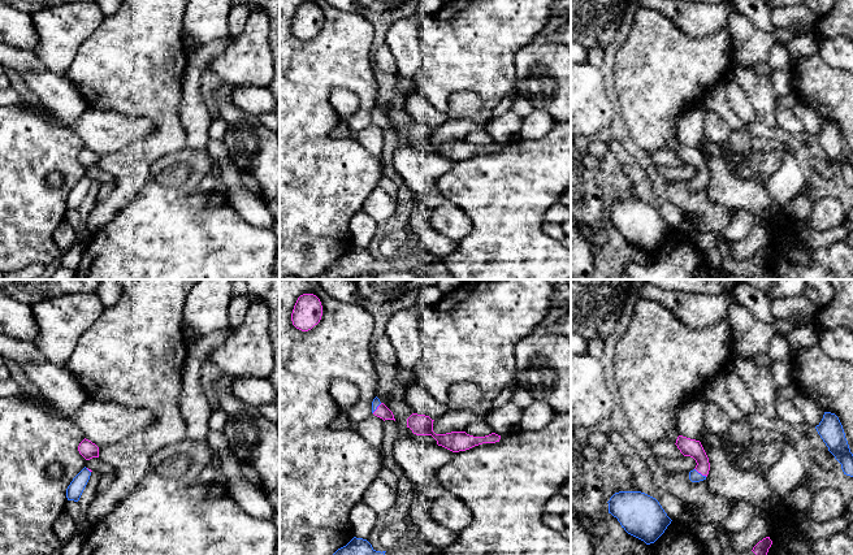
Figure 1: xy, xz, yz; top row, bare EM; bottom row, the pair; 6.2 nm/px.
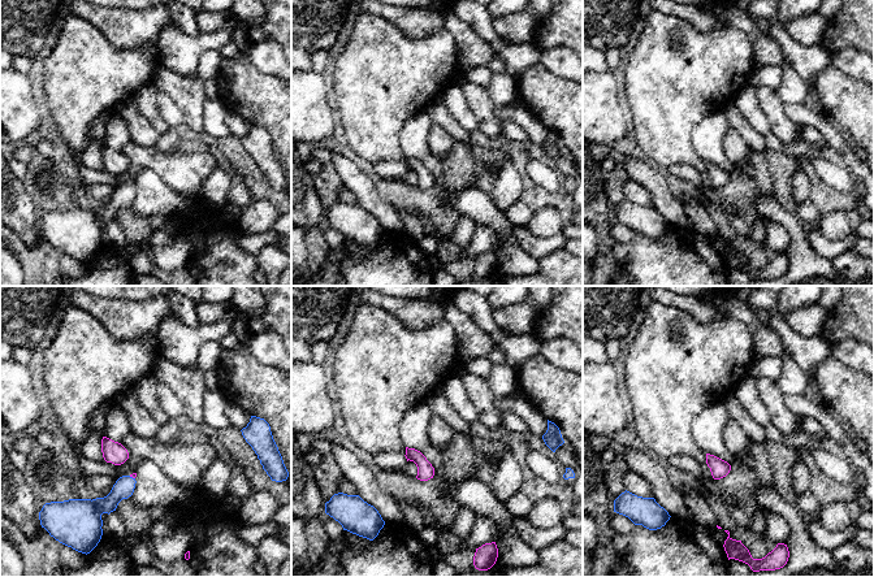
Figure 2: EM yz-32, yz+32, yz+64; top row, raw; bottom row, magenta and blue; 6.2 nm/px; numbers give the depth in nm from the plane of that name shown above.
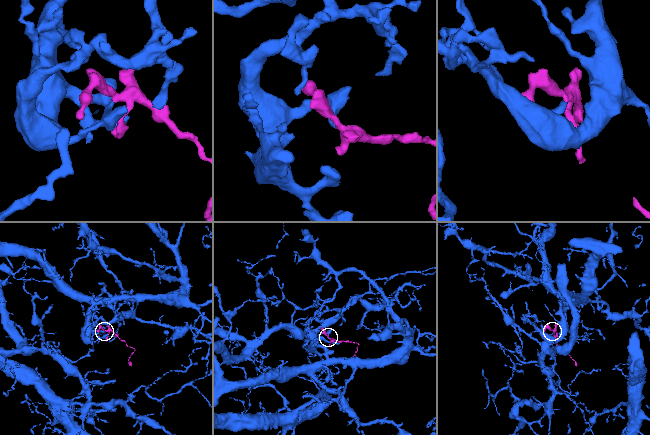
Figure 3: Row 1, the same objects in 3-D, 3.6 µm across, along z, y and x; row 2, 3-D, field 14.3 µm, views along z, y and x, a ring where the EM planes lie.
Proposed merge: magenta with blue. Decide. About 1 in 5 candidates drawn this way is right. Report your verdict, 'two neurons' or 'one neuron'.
one neuron

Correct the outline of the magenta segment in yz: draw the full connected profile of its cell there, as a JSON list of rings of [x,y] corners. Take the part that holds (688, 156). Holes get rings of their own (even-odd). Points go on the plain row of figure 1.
[[[679,144],[675,153],[684,165],[690,165],[697,172],[696,177],[689,181],[689,188],[692,191],[706,188],[710,179],[710,172],[701,151]]]

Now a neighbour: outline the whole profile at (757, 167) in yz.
[[[707,139],[701,153],[705,161],[707,157],[719,157],[736,170],[739,178],[762,185],[766,185],[767,179],[779,169],[784,157],[784,151],[754,151],[753,148],[748,155],[737,155],[728,146],[719,146]]]

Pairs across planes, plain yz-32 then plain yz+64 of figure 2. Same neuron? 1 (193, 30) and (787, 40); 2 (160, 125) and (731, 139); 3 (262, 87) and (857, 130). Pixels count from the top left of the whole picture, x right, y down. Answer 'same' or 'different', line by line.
1: same
2: different
3: same

